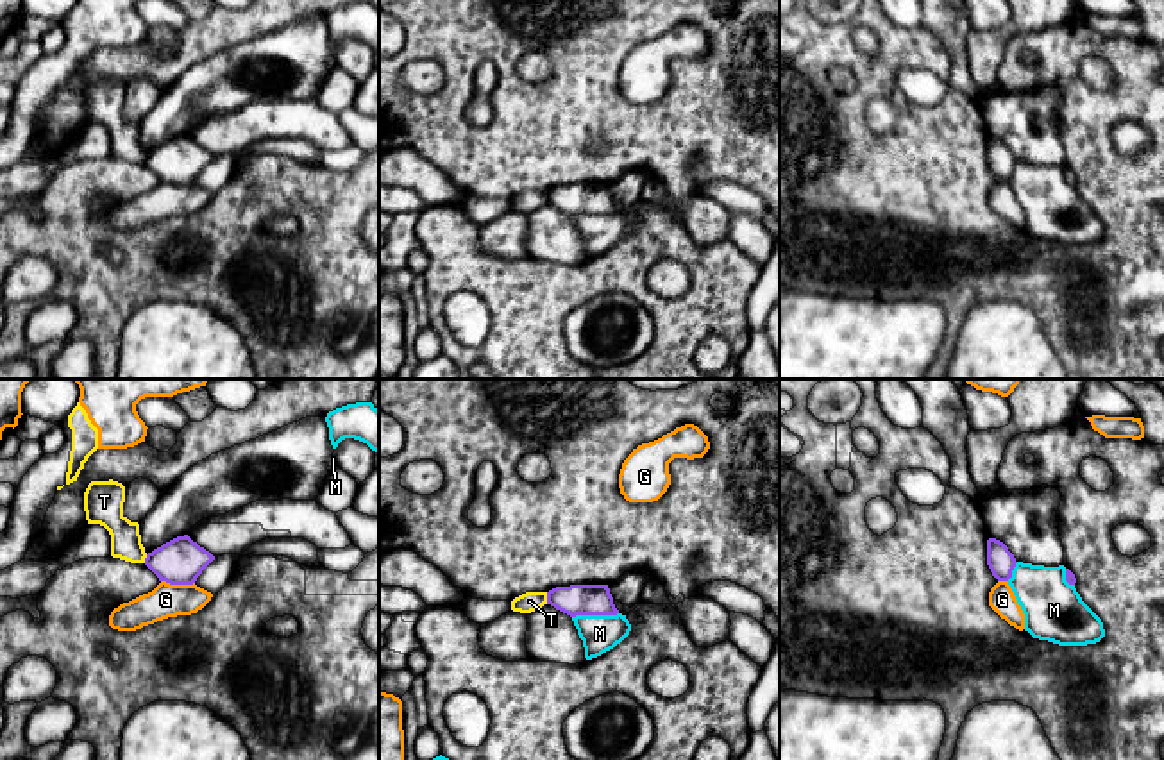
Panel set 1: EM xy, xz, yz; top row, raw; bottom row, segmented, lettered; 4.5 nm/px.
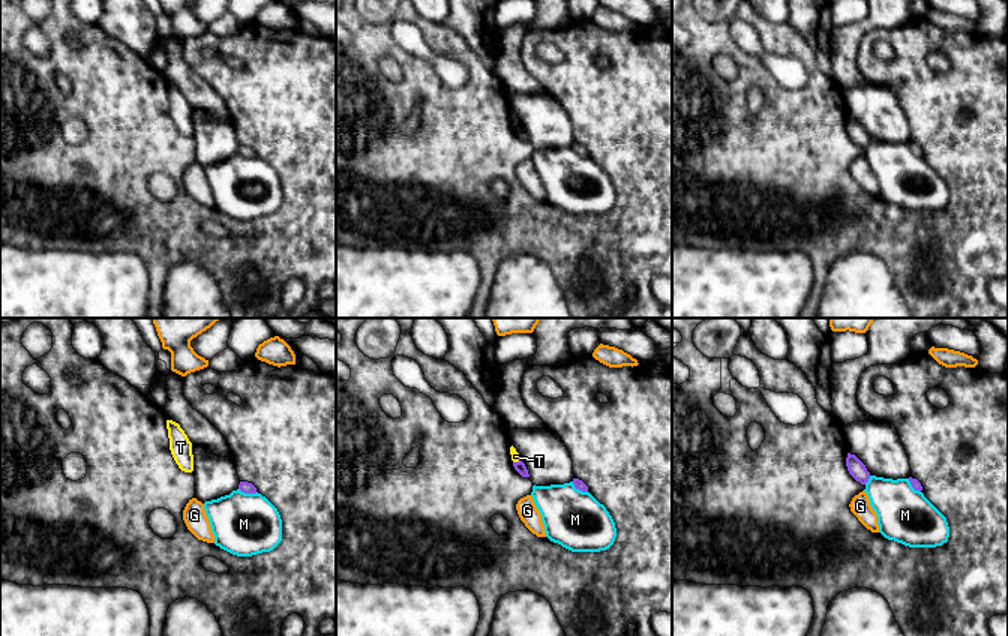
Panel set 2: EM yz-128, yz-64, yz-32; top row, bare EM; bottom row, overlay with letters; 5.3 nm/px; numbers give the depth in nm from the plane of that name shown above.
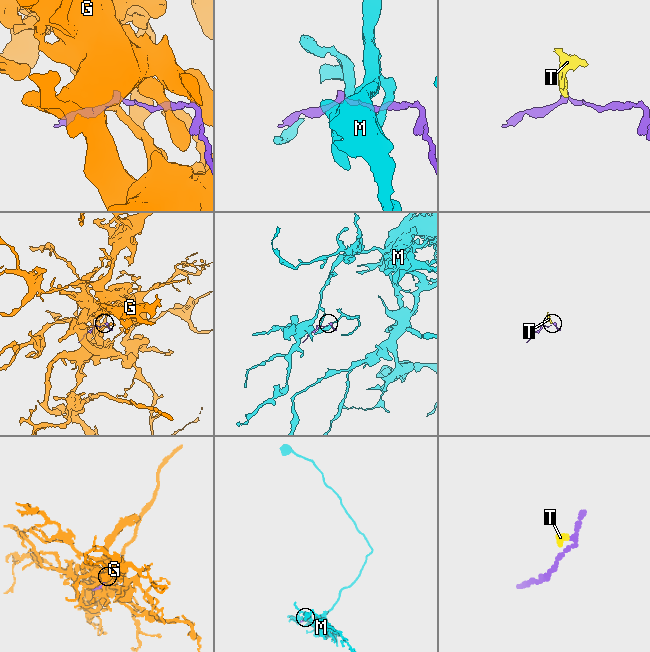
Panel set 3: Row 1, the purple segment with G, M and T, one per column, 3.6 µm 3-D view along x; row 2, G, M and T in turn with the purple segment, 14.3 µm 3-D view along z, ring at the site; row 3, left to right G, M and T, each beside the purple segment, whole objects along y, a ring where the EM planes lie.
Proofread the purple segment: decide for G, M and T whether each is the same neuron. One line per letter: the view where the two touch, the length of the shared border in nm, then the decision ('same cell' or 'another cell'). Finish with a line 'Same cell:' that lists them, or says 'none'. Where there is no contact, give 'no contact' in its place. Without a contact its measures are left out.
G: xy | 150 nm | another cell
M: xz | 200 nm | another cell
T: xz | 60 nm | another cell
Same cell: none

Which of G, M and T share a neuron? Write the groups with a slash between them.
G T / M

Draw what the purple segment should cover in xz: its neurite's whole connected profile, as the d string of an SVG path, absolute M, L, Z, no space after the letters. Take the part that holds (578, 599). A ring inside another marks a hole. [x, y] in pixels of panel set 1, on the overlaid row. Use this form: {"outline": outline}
{"outline": "M570 585L556 587L547 592L547 604L576 615L617 615L608 585Z"}

